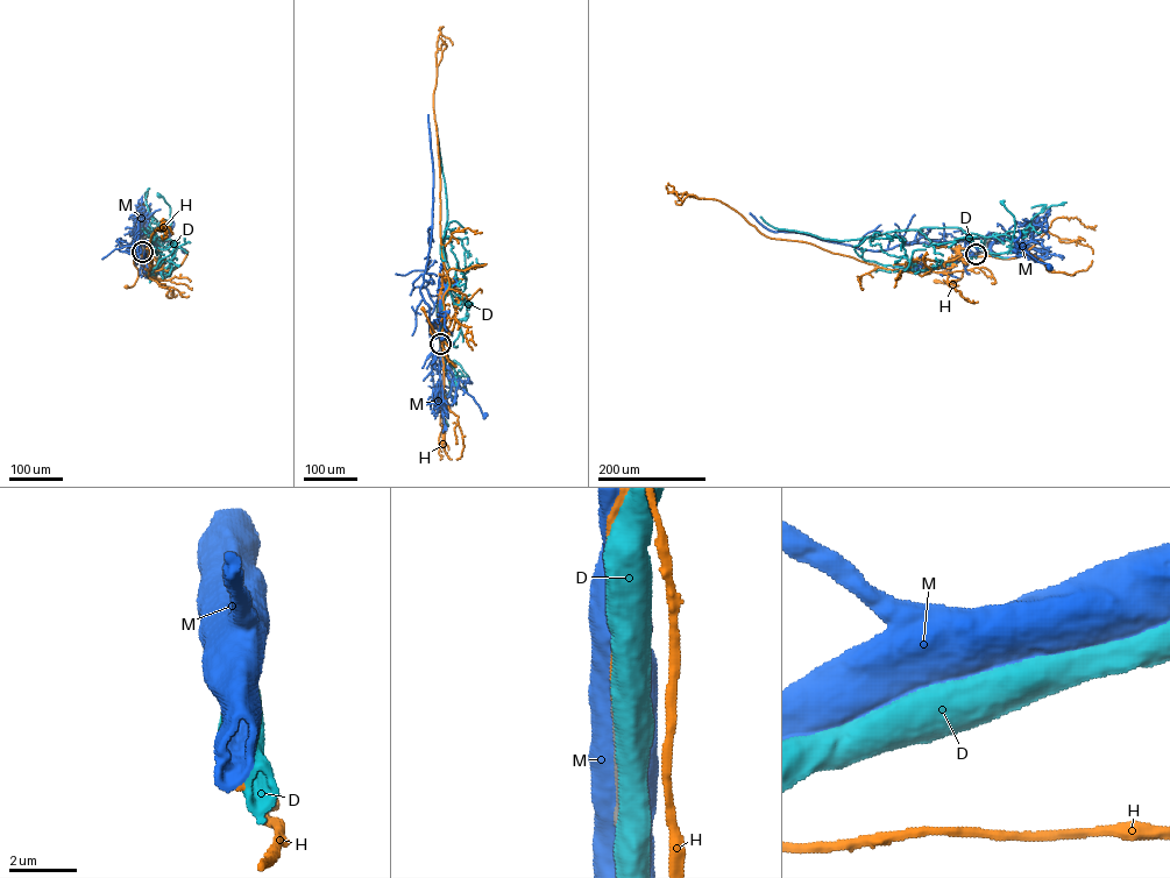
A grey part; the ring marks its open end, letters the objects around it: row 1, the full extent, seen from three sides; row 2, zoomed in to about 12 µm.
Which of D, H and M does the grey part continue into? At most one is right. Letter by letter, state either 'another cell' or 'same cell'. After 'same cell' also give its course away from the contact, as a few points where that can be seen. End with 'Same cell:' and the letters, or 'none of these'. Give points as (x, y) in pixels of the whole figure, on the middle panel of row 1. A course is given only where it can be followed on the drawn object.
D: another cell
H: same cell; course (440, 344), (438, 325), (433, 323), (431, 333), (435, 333), (423, 309)
M: another cell
Same cell: H

